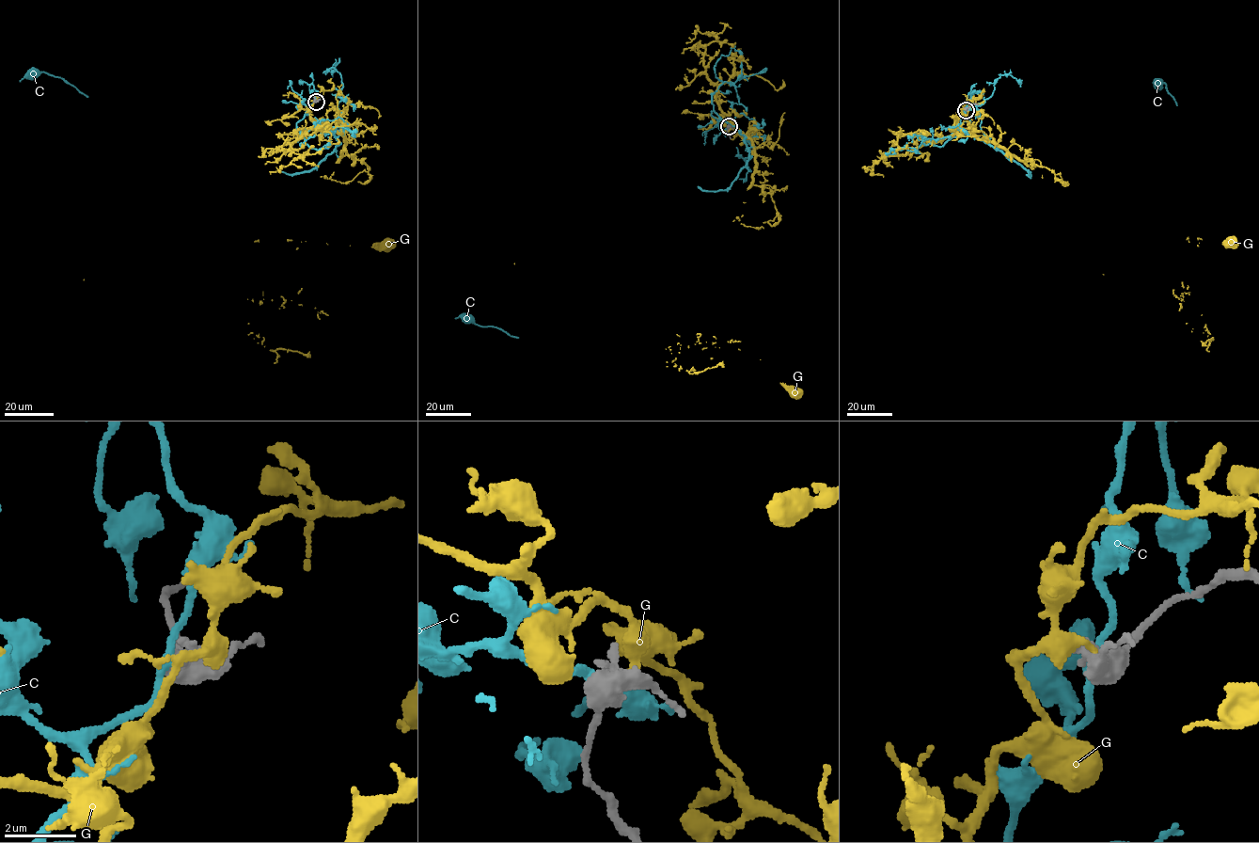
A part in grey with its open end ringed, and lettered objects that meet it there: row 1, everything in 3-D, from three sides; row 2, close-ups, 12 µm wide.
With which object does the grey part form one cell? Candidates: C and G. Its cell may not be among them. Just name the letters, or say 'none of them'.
none of them

